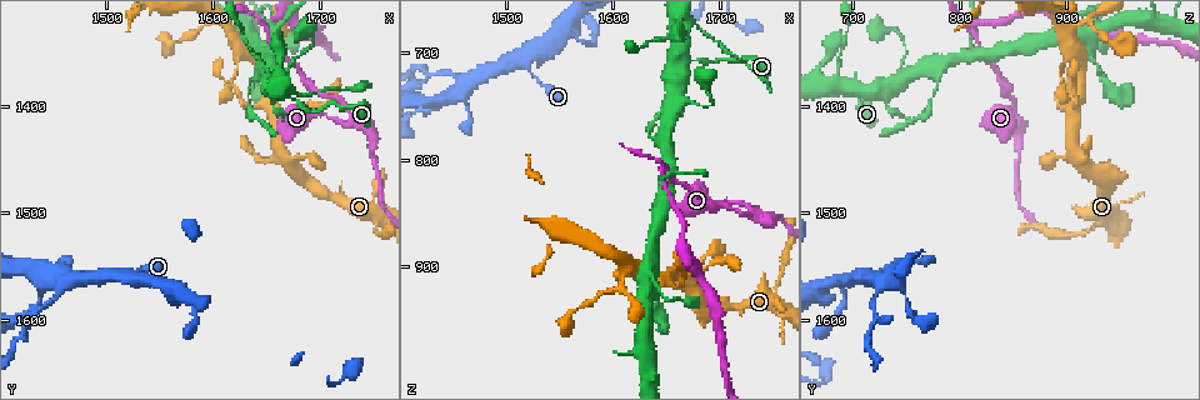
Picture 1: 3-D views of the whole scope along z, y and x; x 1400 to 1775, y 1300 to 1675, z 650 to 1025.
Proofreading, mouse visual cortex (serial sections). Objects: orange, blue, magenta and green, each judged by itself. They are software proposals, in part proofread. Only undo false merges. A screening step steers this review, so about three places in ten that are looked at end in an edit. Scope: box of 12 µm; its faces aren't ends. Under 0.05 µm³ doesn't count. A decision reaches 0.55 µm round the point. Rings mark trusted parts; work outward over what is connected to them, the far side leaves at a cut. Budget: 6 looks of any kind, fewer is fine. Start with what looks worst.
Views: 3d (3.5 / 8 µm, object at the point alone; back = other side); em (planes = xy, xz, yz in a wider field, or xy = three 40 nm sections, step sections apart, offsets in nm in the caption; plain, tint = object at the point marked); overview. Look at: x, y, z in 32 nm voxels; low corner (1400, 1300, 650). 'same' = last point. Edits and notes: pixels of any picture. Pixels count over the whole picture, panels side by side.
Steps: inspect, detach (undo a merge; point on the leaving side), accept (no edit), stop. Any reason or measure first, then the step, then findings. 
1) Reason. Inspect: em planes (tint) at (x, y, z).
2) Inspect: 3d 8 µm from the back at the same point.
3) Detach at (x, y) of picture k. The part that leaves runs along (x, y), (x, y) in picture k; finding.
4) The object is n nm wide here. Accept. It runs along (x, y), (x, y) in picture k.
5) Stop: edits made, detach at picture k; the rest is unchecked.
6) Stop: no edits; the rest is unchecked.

A fork. Inspect: 3d 3.5 µm at (1726, 1416, 846).

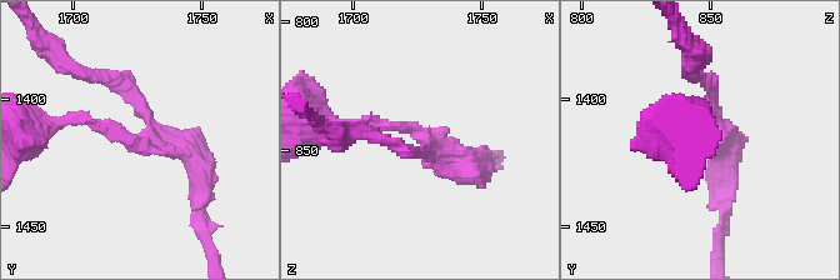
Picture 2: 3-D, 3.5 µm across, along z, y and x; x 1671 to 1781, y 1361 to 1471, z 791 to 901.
3 arms meet here; the arms are 100, 200, 300 nm wide; shape alone is not enough. Inspect: em xy step 3 (tint) at (1730, 1414, 846).

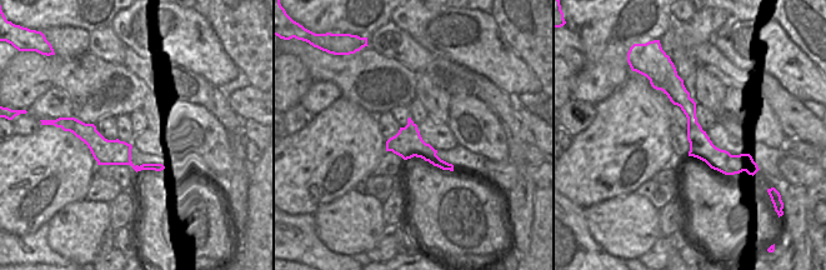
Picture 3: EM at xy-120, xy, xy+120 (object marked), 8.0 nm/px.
Accept. It runs along (683, 121), (689, 144), (715, 125), (705, 79) in picture 2; continuous, no second cell.

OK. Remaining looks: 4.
Branch point. Inspect: 3d 3.5 µm at (1650, 1328, 812).

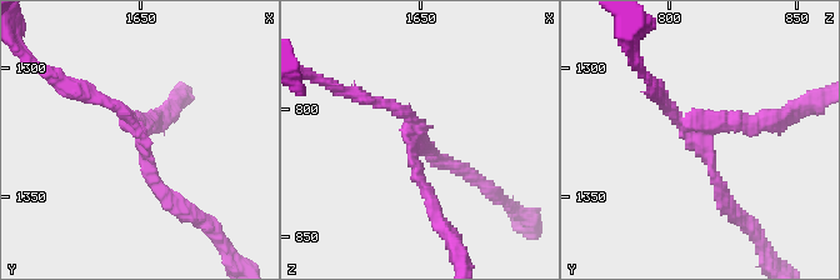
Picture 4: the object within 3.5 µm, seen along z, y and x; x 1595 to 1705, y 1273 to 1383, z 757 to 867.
3 arms meet here; the arms are 150, 150, 200 nm wide. Inspect: em xy step 3 (plain) at (1649, 1326, 811).

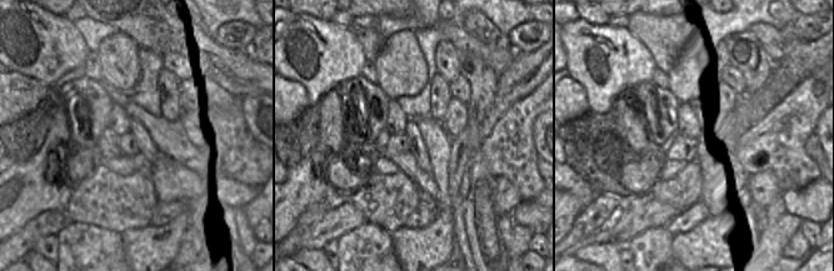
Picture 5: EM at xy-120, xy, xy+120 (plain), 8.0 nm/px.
With the object marked. Inspect: em xy step 3 (tint) at the same point.

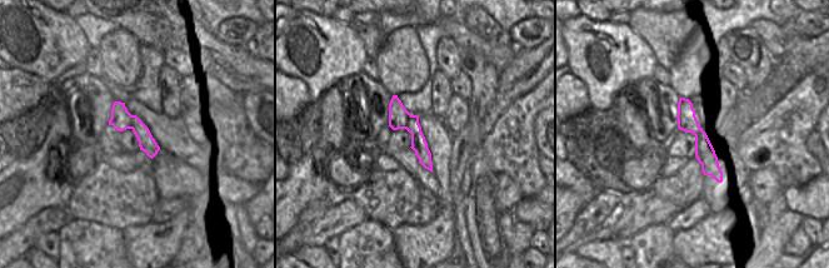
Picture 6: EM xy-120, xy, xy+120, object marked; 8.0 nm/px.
Detach at (428, 190) of picture 4. The part that leaves runs along (415, 145), (419, 181), (454, 245) in picture 4; a second cell is stuck on.

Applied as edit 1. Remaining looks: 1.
Stop: edits made, detach at picture 4; the rest is unchecked.

